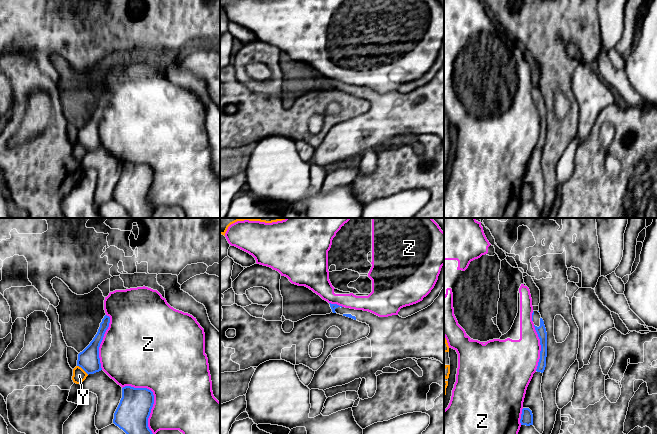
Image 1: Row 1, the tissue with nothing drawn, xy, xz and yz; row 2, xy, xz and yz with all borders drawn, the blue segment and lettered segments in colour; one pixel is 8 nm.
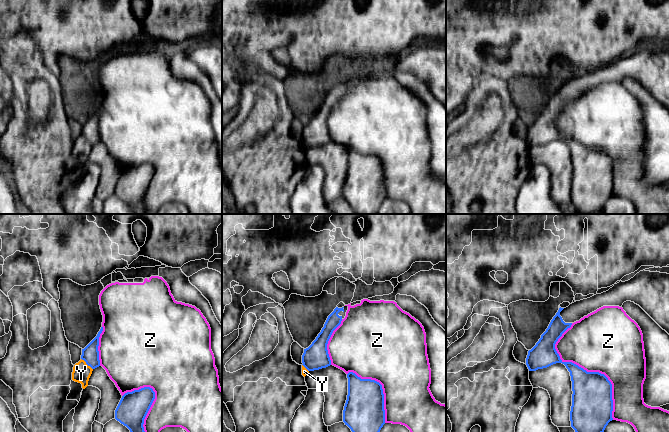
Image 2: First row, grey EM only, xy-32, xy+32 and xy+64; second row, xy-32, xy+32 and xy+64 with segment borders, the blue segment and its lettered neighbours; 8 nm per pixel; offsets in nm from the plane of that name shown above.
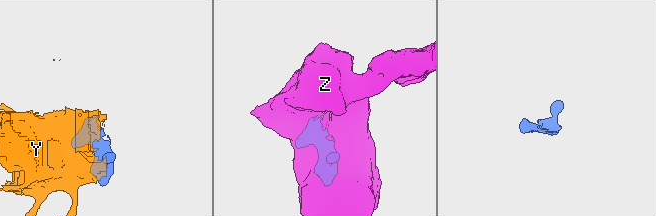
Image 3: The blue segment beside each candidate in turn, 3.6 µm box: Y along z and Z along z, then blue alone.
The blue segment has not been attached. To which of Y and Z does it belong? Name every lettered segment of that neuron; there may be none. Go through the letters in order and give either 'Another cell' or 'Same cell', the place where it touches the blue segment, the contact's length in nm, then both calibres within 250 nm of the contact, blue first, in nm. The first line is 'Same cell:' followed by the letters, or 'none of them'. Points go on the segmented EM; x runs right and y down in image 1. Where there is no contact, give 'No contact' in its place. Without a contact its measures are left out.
Same cell: none of them
Y: Another cell. Touches blue at xy (83, 369). Shared border 120 nm. Thickness 170 nm (blue) against 110 nm
Z: Another cell. Touches blue at xy (153, 398). Shared border 460 nm. Thickness 260 nm (blue) against 480 nm

